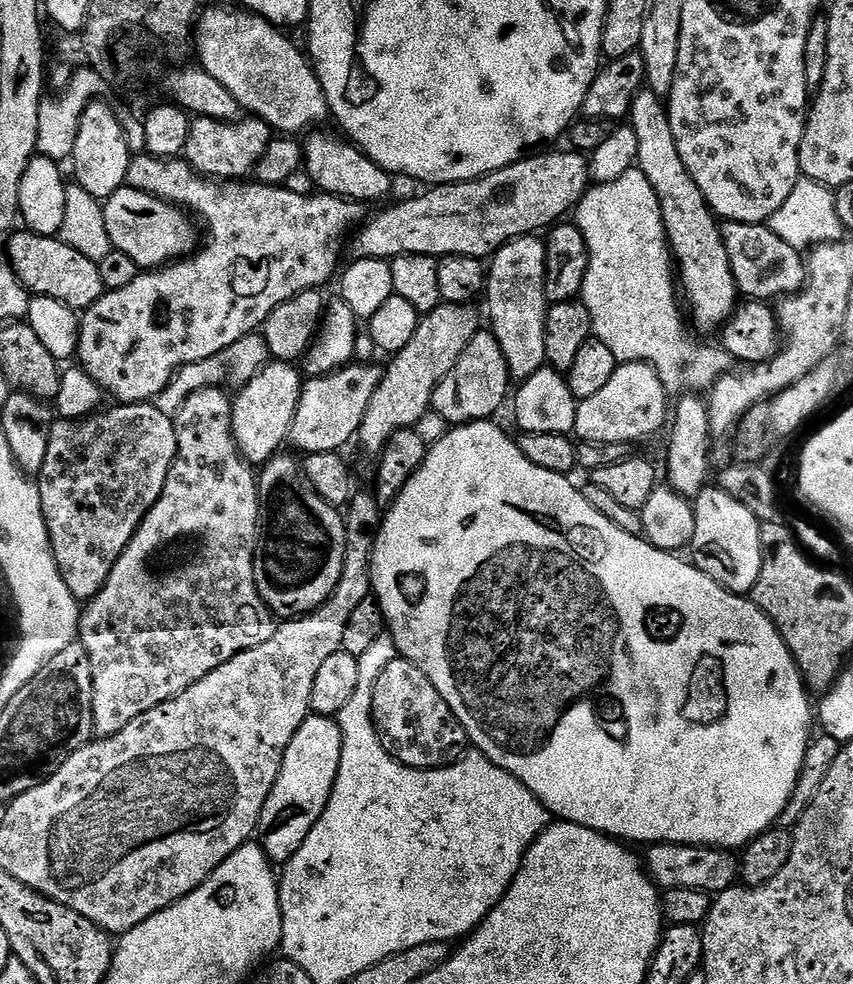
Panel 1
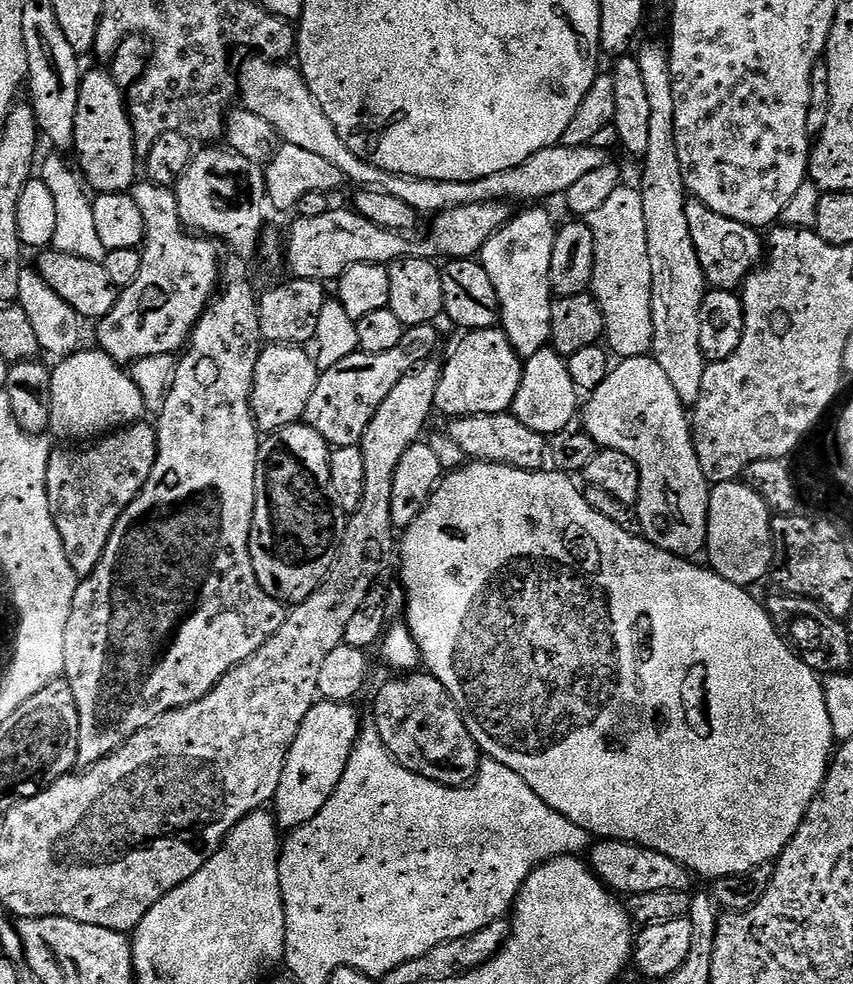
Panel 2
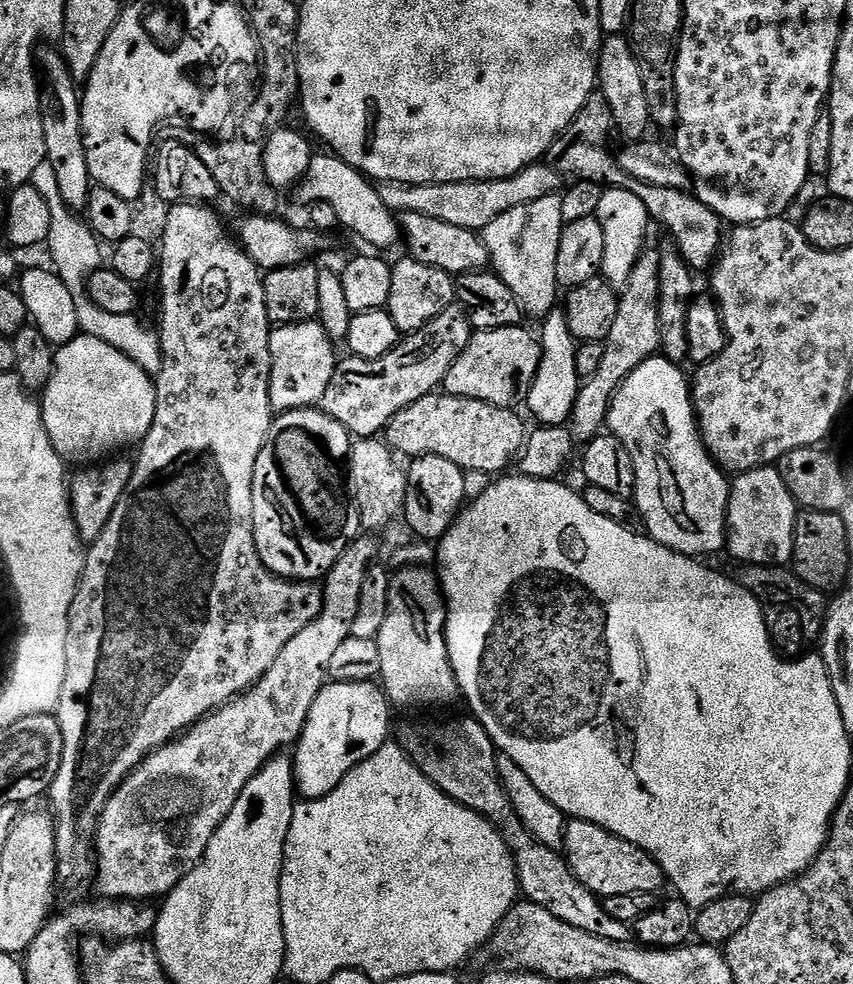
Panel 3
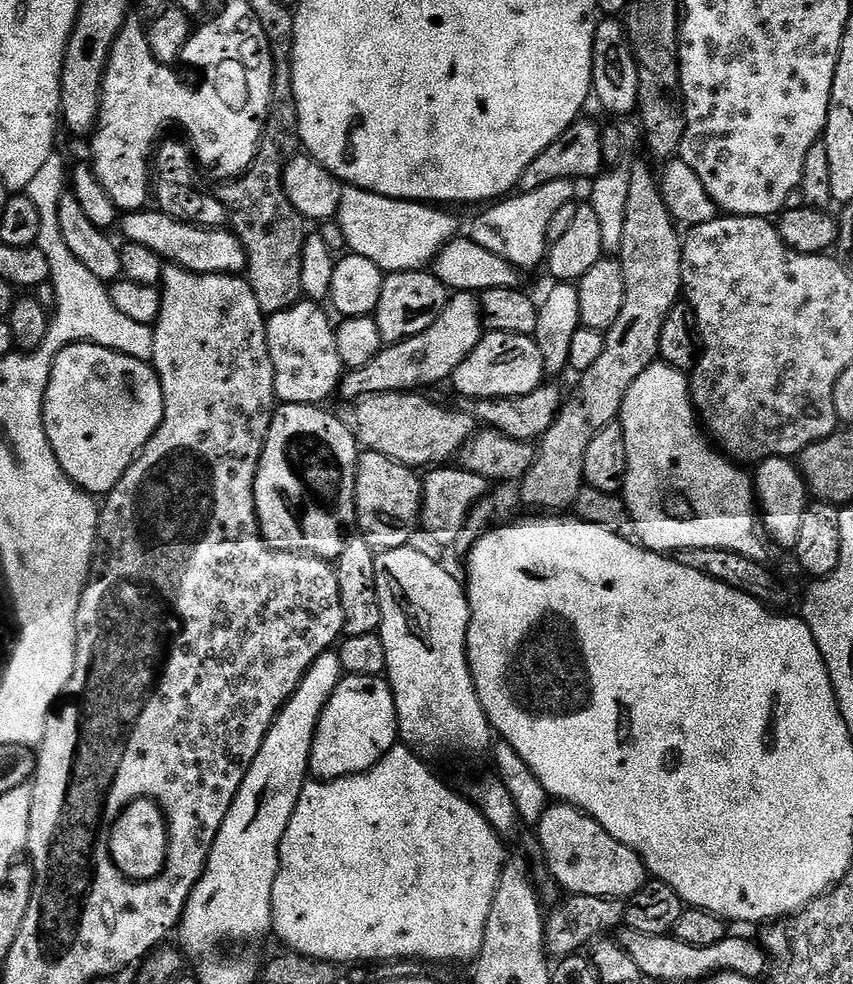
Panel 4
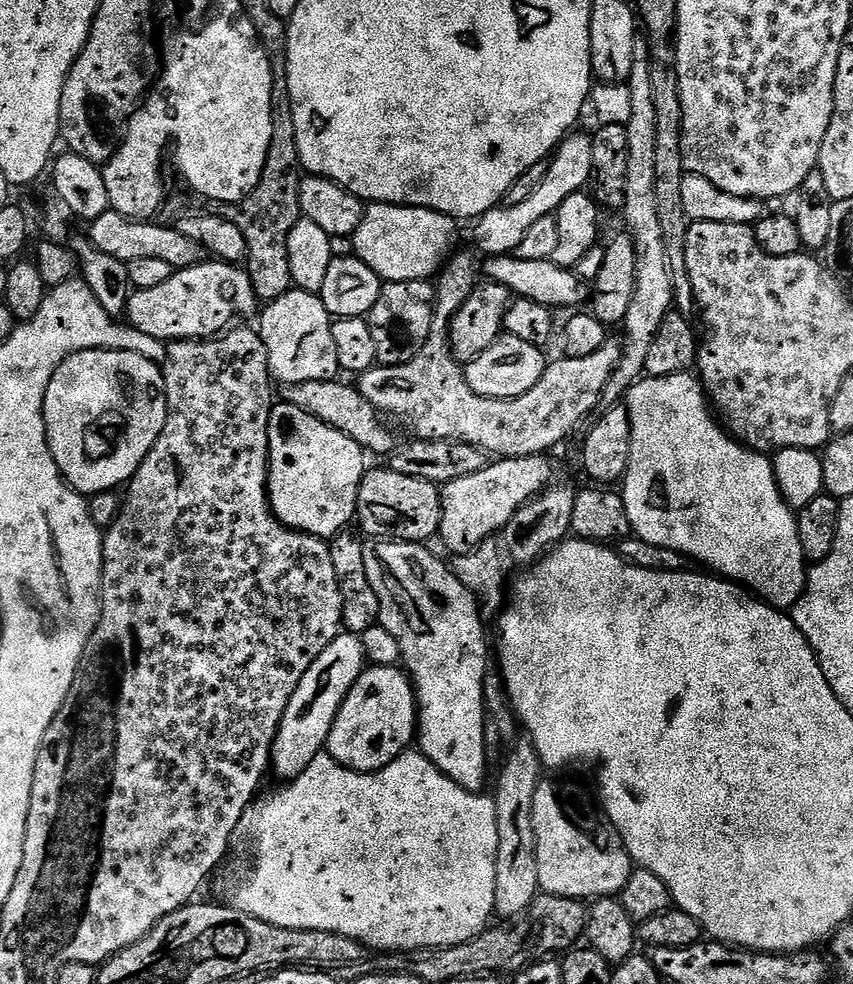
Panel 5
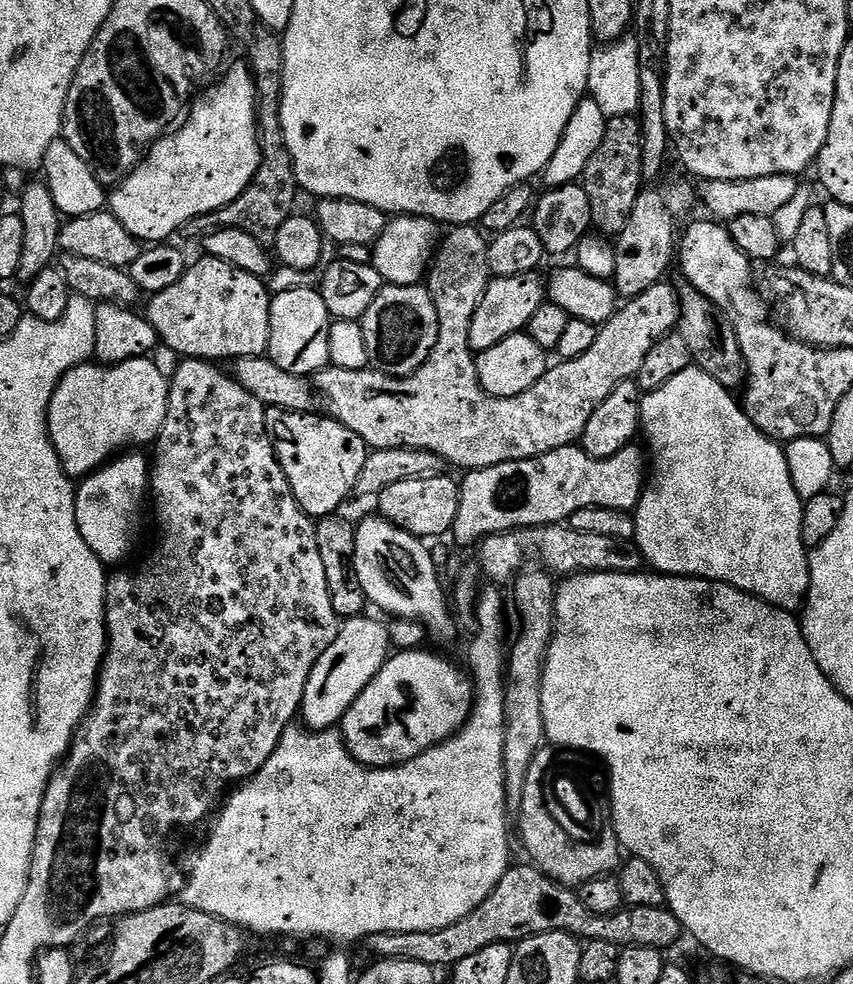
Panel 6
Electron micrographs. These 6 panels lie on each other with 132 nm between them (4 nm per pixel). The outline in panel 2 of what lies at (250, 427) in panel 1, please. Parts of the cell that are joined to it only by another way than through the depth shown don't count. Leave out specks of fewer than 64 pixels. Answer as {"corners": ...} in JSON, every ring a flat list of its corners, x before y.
{"corners":[[268,344,261,347,260,357,258,358,258,366,254,366,254,386,252,387,252,413,256,419,256,427,260,429,261,433,267,434,269,432,277,432,279,428,285,428,291,424,301,423,304,419,304,411,306,410,306,402,310,402,310,394,314,394,314,386,320,380,320,369,317,368,317,361,307,356,303,347,294,344]]}

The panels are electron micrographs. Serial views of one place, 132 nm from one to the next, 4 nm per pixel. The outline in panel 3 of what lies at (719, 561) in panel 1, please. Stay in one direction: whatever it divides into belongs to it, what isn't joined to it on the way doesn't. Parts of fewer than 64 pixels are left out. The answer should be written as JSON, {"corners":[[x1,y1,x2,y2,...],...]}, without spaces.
{"corners":[[765,466,739,473,728,490,726,552,740,564,784,566,792,559,798,505,782,482,779,467]]}

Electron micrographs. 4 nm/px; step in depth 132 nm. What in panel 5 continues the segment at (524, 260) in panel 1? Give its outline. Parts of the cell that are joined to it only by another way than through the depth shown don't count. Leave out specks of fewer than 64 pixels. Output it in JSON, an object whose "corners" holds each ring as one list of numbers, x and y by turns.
{"corners":[[588,134,587,136,576,135,569,135,561,143,548,164,546,178,542,178,538,190,534,190,534,194,530,194,530,198,526,198,526,202,491,208,489,212,482,214,475,221,476,244,484,251,485,257,506,256,515,253,518,242,522,242,522,237,529,232,530,226,534,226,534,222,553,215,558,210,558,206,562,206,562,202,566,202,566,198,570,198,570,194,583,192,589,187,590,181,593,179,593,155,591,153,593,137]]}

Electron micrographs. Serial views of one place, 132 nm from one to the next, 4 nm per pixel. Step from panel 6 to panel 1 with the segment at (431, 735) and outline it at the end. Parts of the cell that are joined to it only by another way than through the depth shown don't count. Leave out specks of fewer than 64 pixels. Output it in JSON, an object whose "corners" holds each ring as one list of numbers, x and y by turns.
{"corners":[[308,715,306,722,298,726,298,734,290,738,290,746,286,746,278,782,274,782,274,790,270,790,270,798,266,798,266,806,260,815,258,843,273,865,283,866,292,860,302,842,306,842,306,834,310,834,318,818,322,818,341,762,342,730,339,724,330,716]]}

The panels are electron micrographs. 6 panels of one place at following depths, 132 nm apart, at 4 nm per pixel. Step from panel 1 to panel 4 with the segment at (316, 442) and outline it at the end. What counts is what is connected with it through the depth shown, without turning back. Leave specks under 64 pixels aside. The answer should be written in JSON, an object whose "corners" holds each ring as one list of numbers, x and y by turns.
{"corners":[[452,292,448,297,448,305,438,314,434,326,430,330,422,330,422,334,414,334,414,338,403,340,397,344,381,347,380,353,366,366,354,368,343,373,339,395,348,402,355,402,361,396,378,394,379,392,406,392,420,390,423,384,436,384,439,380,447,381,462,366,464,359,472,353,474,346,478,346,482,335,482,313,480,310,480,297,475,292]]}

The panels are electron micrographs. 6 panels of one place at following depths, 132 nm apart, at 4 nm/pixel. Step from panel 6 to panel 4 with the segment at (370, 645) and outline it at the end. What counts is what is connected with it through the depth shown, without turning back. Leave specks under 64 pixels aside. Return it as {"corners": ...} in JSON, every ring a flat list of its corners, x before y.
{"corners":[[332,650,323,652,310,665,294,694,276,715,276,720,262,742,262,750,258,750,258,758,254,758,230,806,230,814,226,814,226,822,222,822,222,830,218,830,218,838,214,838,206,870,184,907,184,917,178,925,178,937,184,943,185,953,188,951,192,956,208,956,223,944,248,944,272,932,272,895,280,869,280,843,286,834,286,826,290,826,290,818,298,806,302,790,310,779,310,754,320,715,341,679,339,655]]}

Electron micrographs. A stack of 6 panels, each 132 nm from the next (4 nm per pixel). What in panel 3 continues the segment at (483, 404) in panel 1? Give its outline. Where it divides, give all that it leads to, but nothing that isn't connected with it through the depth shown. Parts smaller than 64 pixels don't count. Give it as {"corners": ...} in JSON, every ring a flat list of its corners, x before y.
{"corners":[[524,326,477,331,470,338,466,350,458,354,454,366,450,366,450,374,446,374,442,388,449,396,474,398,499,408,512,408,519,396,520,399,527,397,539,365,540,341]]}

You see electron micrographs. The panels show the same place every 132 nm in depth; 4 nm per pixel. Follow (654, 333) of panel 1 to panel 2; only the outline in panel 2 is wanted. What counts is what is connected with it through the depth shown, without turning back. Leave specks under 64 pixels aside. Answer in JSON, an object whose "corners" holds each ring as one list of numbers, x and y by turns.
{"corners":[[621,186,610,194,610,199,586,217,586,223,594,234,594,278,591,295,600,303,604,315,606,344,617,357,646,356,652,350,652,279,650,278,650,249,646,246,646,217,642,210,642,194,639,187]]}

